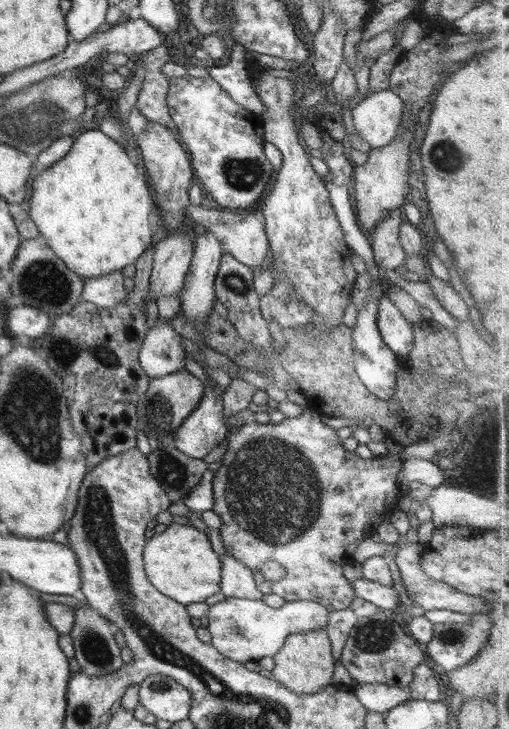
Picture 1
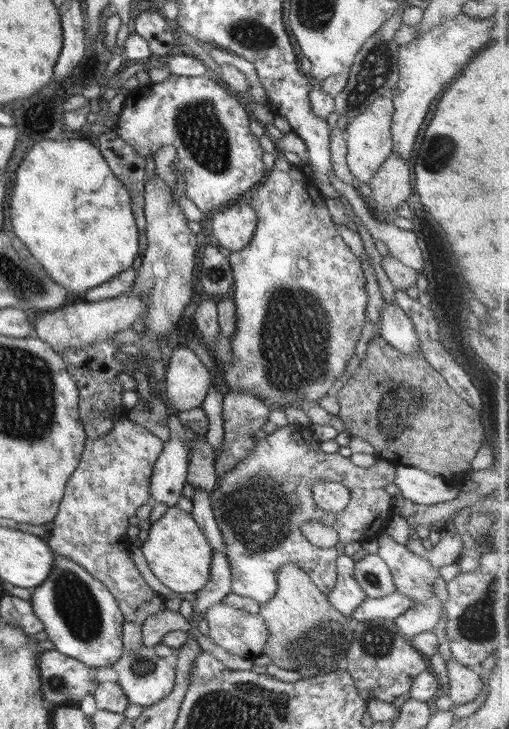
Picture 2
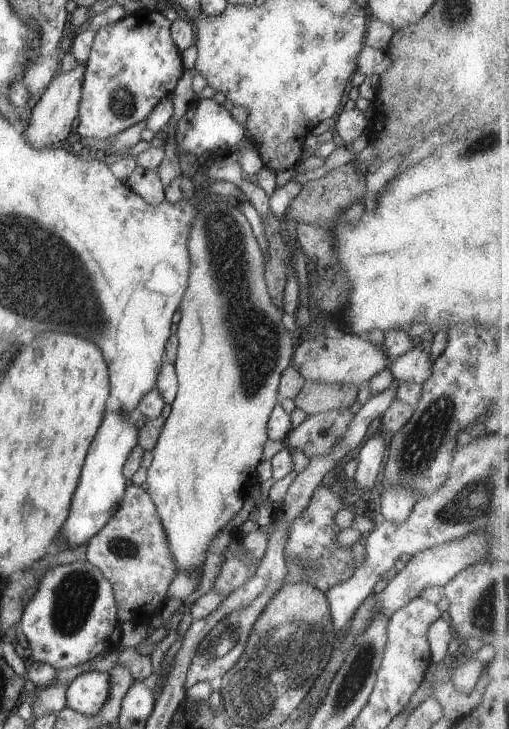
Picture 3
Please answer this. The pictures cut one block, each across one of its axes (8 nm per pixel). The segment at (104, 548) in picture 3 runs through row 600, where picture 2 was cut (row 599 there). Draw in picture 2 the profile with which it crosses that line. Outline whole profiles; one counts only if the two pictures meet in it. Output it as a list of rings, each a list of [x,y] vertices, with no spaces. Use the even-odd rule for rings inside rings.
[[[126,417],[116,421],[105,435],[87,438],[78,466],[66,483],[62,500],[59,502],[59,511],[53,518],[53,530],[48,537],[48,545],[56,555],[70,558],[93,574],[94,578],[102,581],[108,592],[116,598],[125,622],[134,622],[138,626],[142,626],[150,616],[164,610],[166,599],[154,592],[140,575],[130,555],[132,543],[126,538],[125,532],[129,526],[128,518],[134,516],[140,506],[151,500],[149,490],[153,466],[162,454],[165,443],[166,439],[152,434],[145,426],[140,426]]]

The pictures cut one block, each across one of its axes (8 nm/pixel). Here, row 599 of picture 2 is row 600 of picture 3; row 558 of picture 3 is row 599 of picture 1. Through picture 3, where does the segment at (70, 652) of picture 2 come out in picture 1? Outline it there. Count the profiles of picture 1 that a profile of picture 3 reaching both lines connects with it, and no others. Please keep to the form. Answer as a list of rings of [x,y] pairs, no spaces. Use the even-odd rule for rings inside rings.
[[[82,597],[81,601],[83,601],[83,605],[80,608],[73,608],[76,622],[74,622],[72,632],[69,633],[74,646],[74,659],[80,665],[81,671],[91,677],[101,677],[122,669],[121,648],[114,639],[115,628],[108,618],[100,616],[100,612],[90,607],[90,604],[87,604]]]

